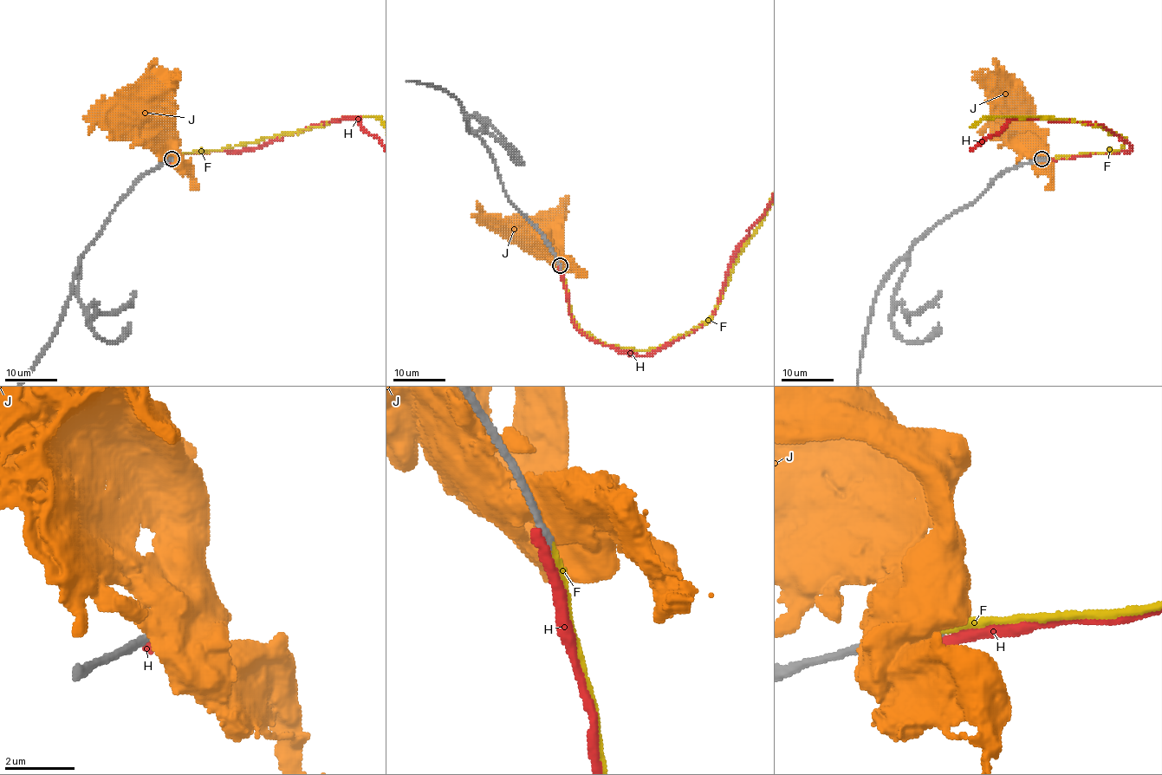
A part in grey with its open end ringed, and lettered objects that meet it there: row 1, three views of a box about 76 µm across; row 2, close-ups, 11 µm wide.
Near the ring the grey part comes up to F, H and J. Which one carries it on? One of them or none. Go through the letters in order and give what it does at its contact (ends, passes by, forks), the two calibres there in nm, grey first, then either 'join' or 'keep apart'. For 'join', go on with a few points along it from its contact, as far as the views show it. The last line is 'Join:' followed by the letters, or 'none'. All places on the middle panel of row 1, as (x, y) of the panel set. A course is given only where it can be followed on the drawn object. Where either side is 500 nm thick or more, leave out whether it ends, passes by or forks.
F: it ends; calibres 260 and 320 nm; join
H: it ends; calibres 260 and 360 nm; keep apart
J: calibres 280 and 950 nm; keep apart
Join: F

